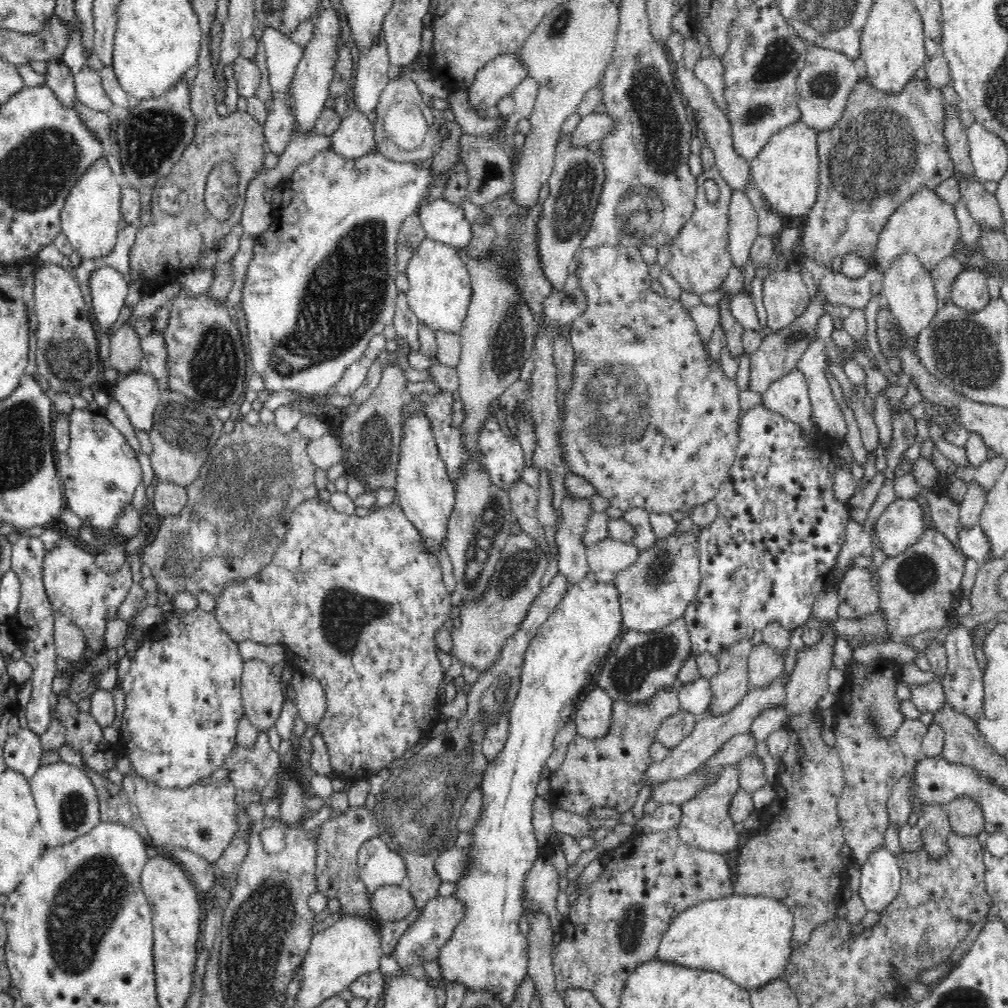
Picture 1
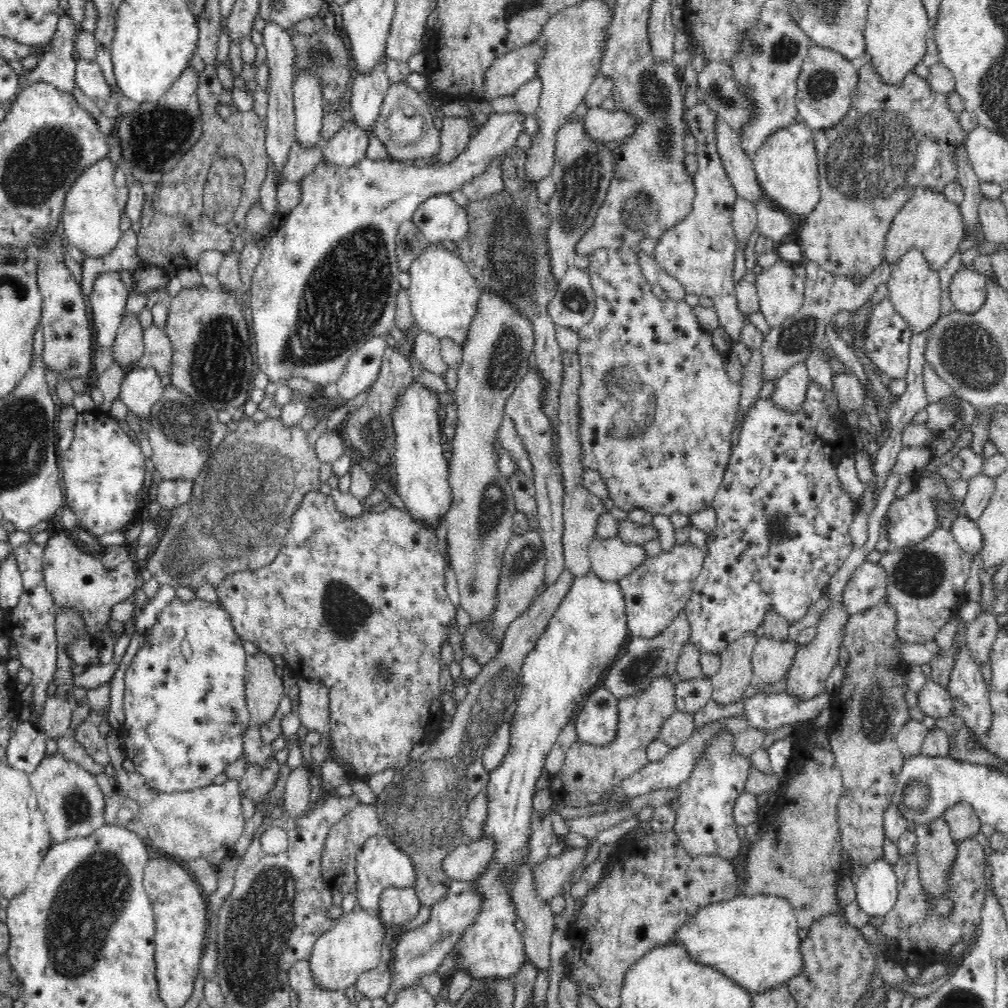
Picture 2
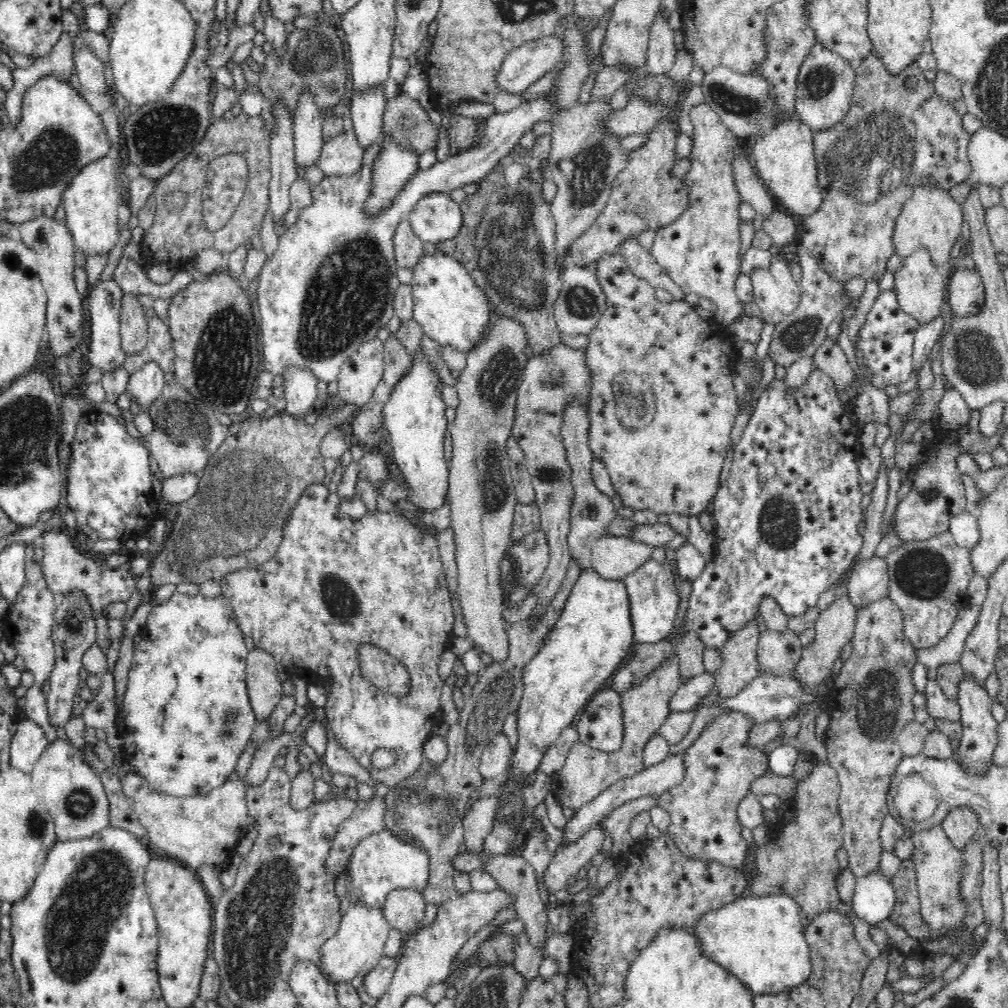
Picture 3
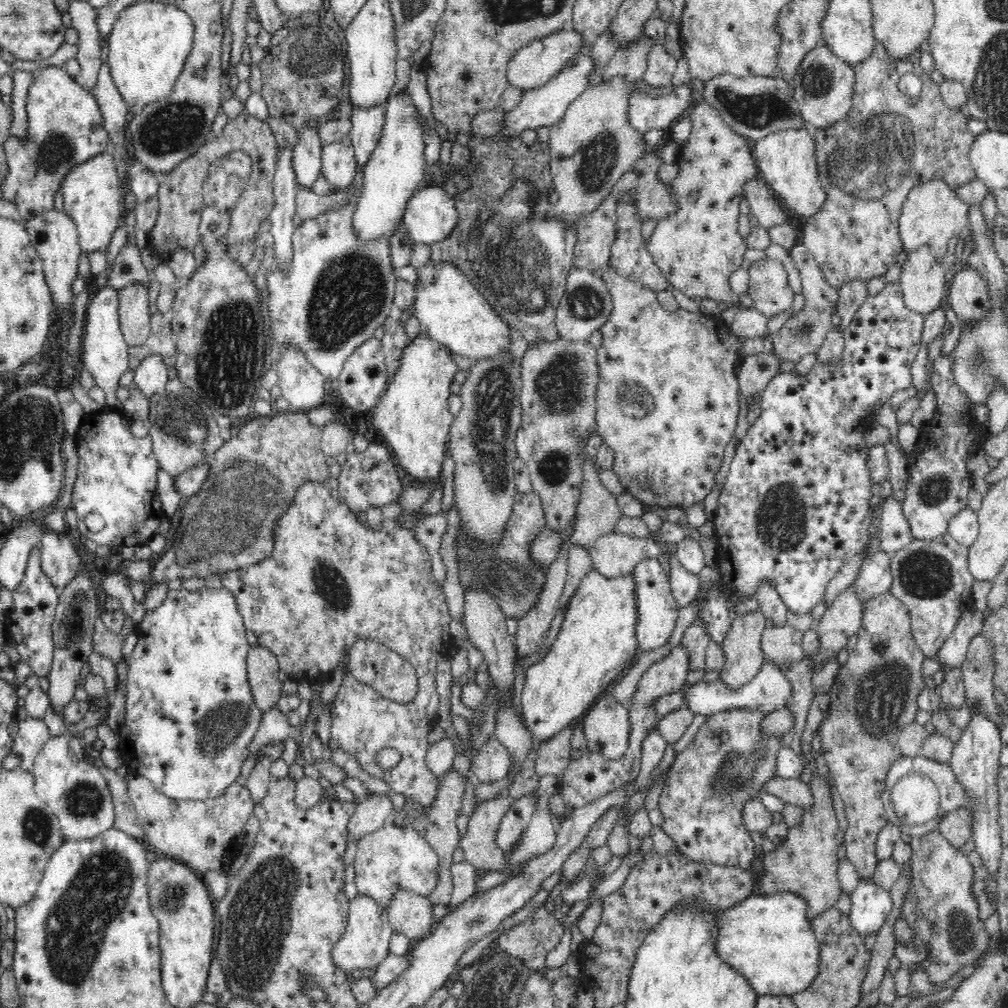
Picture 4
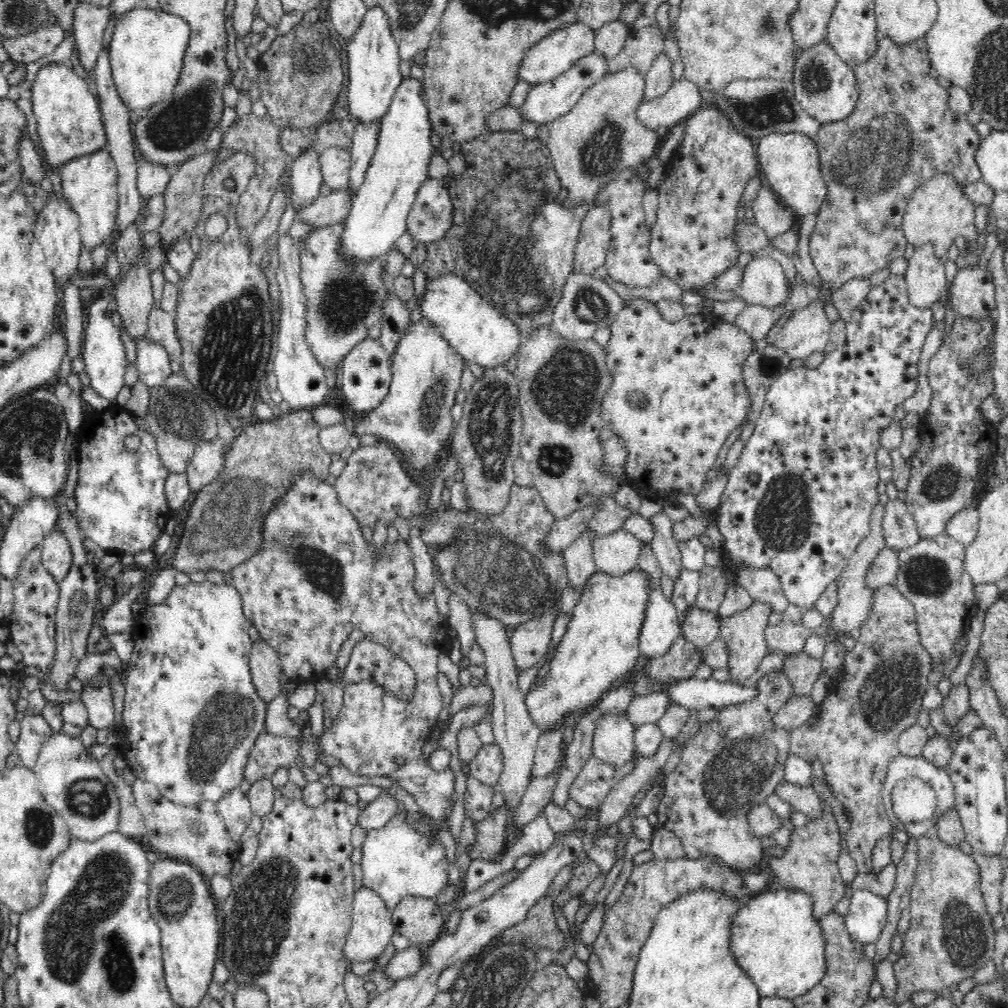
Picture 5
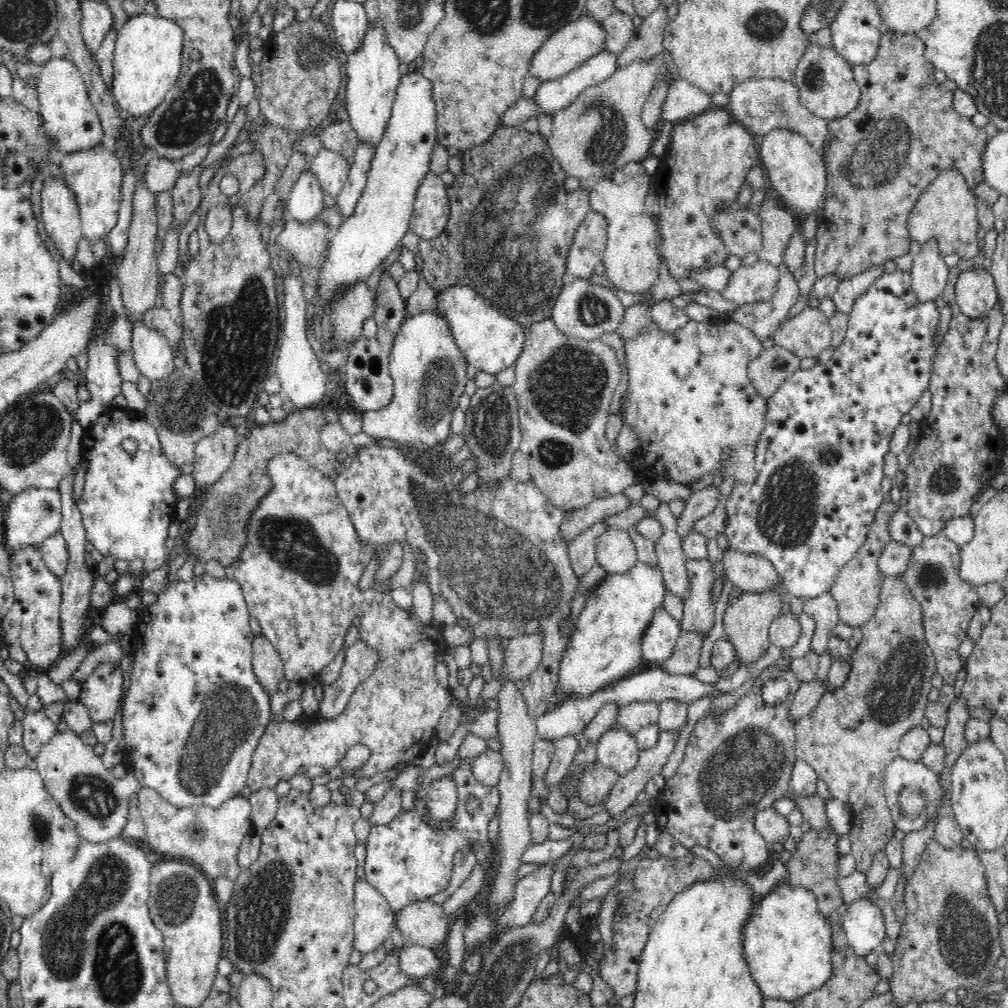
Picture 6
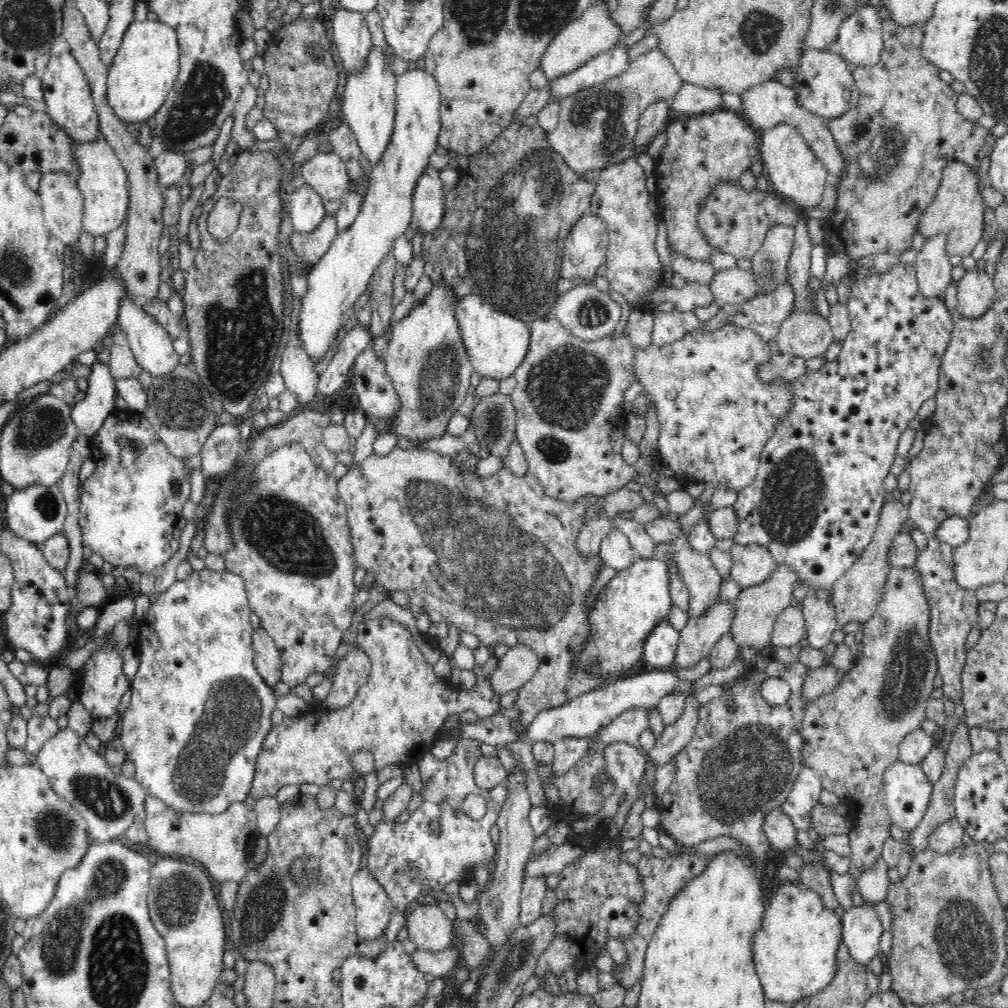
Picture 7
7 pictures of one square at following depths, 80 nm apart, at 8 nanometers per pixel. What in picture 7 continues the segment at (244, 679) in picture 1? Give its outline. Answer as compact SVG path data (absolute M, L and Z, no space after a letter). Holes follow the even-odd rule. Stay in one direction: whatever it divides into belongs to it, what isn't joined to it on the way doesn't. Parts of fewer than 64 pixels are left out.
M261 626L253 630L252 648L259 676L269 687L275 687L282 680L281 654L268 631Z

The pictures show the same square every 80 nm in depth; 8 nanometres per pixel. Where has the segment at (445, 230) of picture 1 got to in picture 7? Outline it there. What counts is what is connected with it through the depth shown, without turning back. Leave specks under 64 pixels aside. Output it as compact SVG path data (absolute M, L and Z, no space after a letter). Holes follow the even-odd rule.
M427 166L413 192L412 216L409 226L431 237L438 230L445 215L446 197L442 189L439 170Z

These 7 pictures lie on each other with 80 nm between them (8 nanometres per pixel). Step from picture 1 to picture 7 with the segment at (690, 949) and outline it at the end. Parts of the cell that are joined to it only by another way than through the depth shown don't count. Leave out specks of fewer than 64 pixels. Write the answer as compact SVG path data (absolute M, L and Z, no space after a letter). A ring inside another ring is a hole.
M780 884L765 905L758 930L750 938L753 968L768 1000L795 1003L824 990L834 980L843 925L834 911L826 911L816 892L803 885Z

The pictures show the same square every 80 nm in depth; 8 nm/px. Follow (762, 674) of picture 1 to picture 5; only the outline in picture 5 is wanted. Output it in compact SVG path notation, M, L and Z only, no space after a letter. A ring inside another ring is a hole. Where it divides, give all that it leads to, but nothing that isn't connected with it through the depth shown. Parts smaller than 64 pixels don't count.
M785 619L777 626L768 625L764 630L764 640L774 654L792 656L802 652L806 638L812 632Z

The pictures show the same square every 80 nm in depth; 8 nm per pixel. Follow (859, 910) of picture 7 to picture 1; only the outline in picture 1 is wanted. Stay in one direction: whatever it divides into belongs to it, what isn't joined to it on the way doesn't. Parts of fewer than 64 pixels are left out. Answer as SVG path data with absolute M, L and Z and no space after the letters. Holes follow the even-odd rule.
M878 846L860 868L860 898L866 909L879 913L890 905L900 893L901 872L896 854Z

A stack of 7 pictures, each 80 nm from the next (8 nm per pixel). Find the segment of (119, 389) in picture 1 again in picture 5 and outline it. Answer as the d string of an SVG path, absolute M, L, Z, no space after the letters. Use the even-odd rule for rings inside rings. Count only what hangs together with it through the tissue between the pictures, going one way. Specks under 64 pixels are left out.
M148 336L138 340L135 344L138 379L145 382L149 390L160 388L173 375L170 369L168 351L162 344L150 341Z

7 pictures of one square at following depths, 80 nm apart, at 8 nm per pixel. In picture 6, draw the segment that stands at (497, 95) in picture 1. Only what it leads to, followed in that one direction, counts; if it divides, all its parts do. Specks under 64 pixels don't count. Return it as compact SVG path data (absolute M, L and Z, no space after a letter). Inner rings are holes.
M582 15L578 20L565 24L544 40L530 61L529 75L541 81L560 78L579 68L586 60L604 51L604 27L602 23L592 19L590 15Z

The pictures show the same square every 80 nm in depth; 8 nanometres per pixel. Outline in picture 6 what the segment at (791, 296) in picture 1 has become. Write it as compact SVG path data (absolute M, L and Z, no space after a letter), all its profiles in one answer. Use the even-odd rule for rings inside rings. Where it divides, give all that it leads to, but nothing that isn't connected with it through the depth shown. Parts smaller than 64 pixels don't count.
M761 260L749 267L742 265L731 272L720 293L726 300L738 305L770 301L783 272L782 268Z

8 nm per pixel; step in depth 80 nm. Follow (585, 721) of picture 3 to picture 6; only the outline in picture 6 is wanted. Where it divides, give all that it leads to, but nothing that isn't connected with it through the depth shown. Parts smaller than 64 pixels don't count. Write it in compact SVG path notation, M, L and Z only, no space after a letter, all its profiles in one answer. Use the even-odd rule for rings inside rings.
M608 730L598 742L598 761L618 772L620 777L632 772L638 764L639 753L634 735L624 730Z

